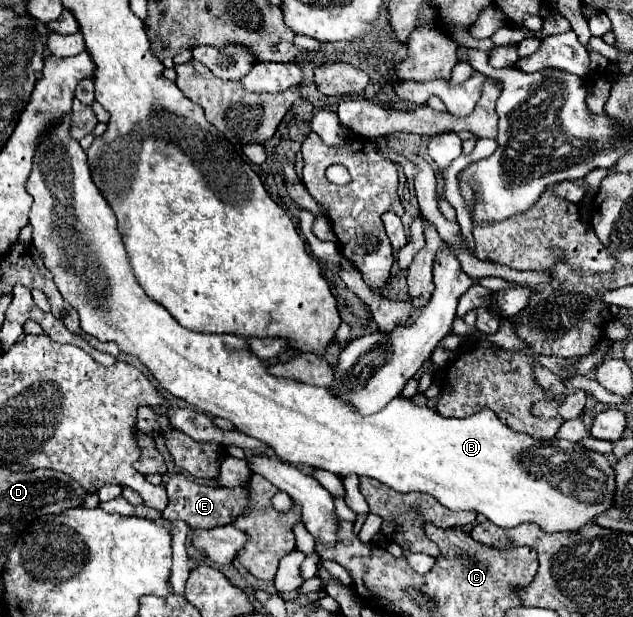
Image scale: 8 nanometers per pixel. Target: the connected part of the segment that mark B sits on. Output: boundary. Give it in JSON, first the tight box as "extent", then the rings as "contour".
{"extent":[26,112,614,532],"contour":[[[72,112],[64,114],[60,122],[52,124],[36,142],[36,154],[34,154],[34,162],[32,162],[32,172],[30,172],[30,178],[26,182],[26,190],[28,194],[34,198],[34,204],[30,208],[30,226],[32,226],[32,244],[34,248],[38,250],[44,266],[52,272],[54,276],[54,282],[62,294],[62,298],[72,304],[76,308],[76,312],[80,314],[80,328],[102,340],[102,342],[116,342],[120,346],[122,352],[126,354],[132,354],[136,358],[140,358],[146,368],[152,372],[152,376],[160,382],[162,388],[166,388],[172,396],[178,396],[182,400],[186,400],[188,404],[192,406],[198,406],[200,410],[208,412],[210,416],[216,416],[216,418],[226,418],[230,420],[240,432],[252,436],[252,438],[258,438],[262,442],[266,442],[274,452],[276,456],[282,460],[282,462],[288,462],[288,464],[308,464],[312,468],[320,468],[320,470],[328,470],[336,476],[348,476],[348,474],[356,474],[356,476],[370,476],[370,478],[376,478],[378,482],[394,488],[396,492],[426,492],[426,494],[432,494],[438,502],[442,502],[446,508],[450,510],[476,510],[480,514],[484,514],[490,522],[494,522],[496,526],[502,526],[502,528],[514,528],[518,524],[524,524],[524,522],[536,522],[542,530],[546,532],[572,532],[572,530],[578,530],[580,526],[588,524],[594,520],[594,516],[602,514],[604,510],[608,510],[612,506],[612,500],[614,500],[614,470],[612,466],[608,464],[608,460],[598,454],[598,452],[592,452],[592,450],[586,450],[584,446],[578,446],[574,442],[568,442],[564,440],[564,448],[562,448],[562,440],[558,438],[552,438],[552,440],[546,440],[546,442],[540,442],[536,438],[532,438],[530,434],[524,434],[524,432],[516,432],[516,430],[510,430],[502,420],[498,420],[498,416],[490,410],[490,408],[482,408],[478,410],[476,414],[472,416],[466,416],[466,418],[444,418],[440,416],[436,410],[430,410],[426,406],[418,406],[414,400],[410,398],[402,398],[402,396],[396,396],[394,400],[390,400],[386,404],[386,408],[382,412],[376,412],[376,414],[370,414],[370,416],[362,416],[358,414],[358,410],[354,410],[354,406],[350,406],[350,402],[334,396],[330,390],[326,388],[320,388],[320,386],[312,386],[312,384],[304,384],[304,382],[298,382],[298,380],[288,380],[288,378],[278,378],[274,374],[268,372],[268,364],[258,358],[254,352],[250,352],[250,346],[248,346],[248,338],[246,336],[238,336],[238,334],[206,334],[206,332],[192,332],[184,326],[178,324],[178,320],[164,308],[160,306],[158,302],[154,302],[152,298],[146,296],[146,292],[140,288],[140,284],[136,282],[132,270],[130,270],[130,264],[128,264],[128,256],[126,256],[126,250],[124,250],[124,244],[122,244],[122,238],[120,238],[120,232],[116,228],[116,214],[110,210],[110,204],[106,202],[106,198],[100,194],[100,190],[94,186],[94,180],[92,180],[92,174],[90,174],[90,168],[88,168],[88,160],[86,160],[86,152],[82,150],[80,142],[76,138],[70,136],[70,126],[72,126]]]}

